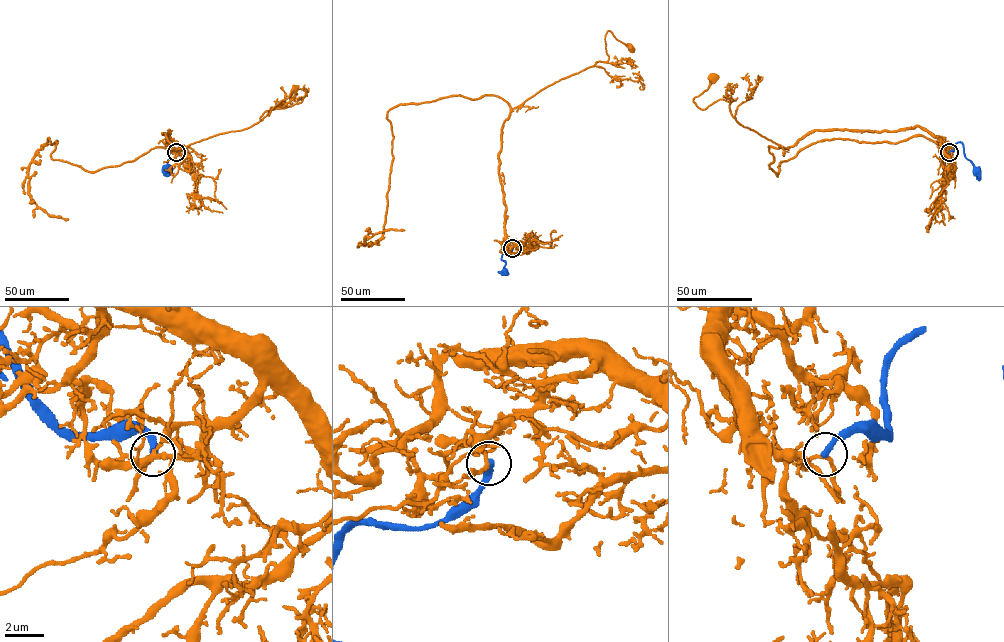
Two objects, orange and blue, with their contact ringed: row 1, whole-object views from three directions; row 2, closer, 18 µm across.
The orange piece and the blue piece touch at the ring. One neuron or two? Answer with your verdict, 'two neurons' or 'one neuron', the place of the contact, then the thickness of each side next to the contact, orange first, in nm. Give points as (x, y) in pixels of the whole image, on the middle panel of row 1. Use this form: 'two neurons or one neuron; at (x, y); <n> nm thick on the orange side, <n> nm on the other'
two neurons; at (512, 248); 180 nm thick on the orange side, 360 nm on the other

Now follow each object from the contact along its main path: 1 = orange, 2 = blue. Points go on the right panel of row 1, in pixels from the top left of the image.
1: (949, 153), (918, 126), (813, 130), (784, 148), (742, 126), (726, 101), (700, 109), (693, 99), (711, 77)
2: (949, 152), (960, 142), (964, 156), (978, 171)

